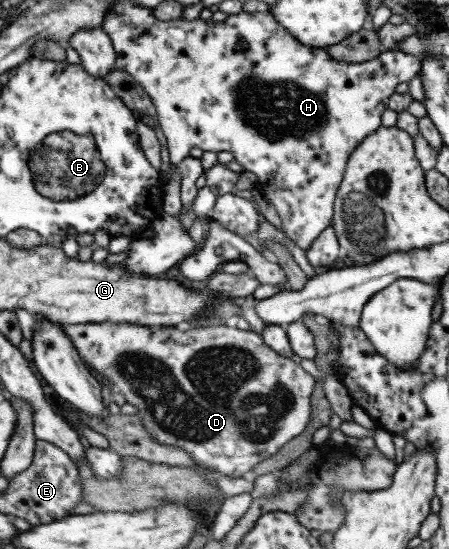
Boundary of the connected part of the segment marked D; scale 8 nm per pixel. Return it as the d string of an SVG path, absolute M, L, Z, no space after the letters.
M82 323L77 325L67 324L65 333L69 335L81 359L85 360L90 369L101 375L103 381L113 387L125 397L126 403L137 408L138 417L142 418L143 426L150 431L152 439L162 445L173 445L191 454L197 466L213 469L219 474L243 478L250 476L250 470L261 461L278 453L289 441L299 438L307 429L312 420L312 396L315 389L315 378L301 368L301 364L291 358L281 356L275 350L265 345L263 338L253 331L241 330L227 325L209 325L209 327L196 327L190 329L175 326L147 326L131 325L131 323Z

